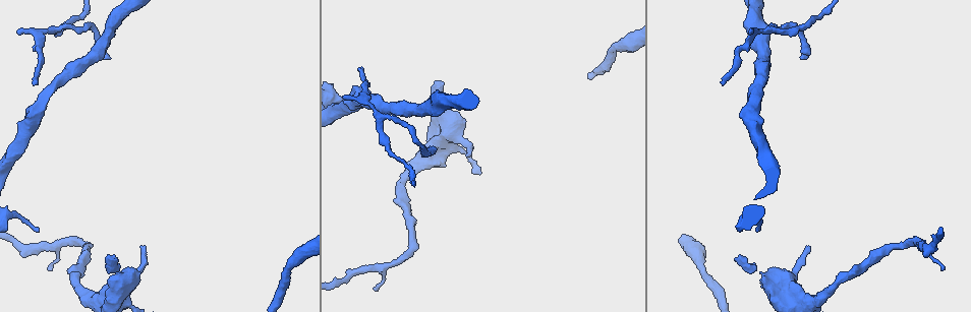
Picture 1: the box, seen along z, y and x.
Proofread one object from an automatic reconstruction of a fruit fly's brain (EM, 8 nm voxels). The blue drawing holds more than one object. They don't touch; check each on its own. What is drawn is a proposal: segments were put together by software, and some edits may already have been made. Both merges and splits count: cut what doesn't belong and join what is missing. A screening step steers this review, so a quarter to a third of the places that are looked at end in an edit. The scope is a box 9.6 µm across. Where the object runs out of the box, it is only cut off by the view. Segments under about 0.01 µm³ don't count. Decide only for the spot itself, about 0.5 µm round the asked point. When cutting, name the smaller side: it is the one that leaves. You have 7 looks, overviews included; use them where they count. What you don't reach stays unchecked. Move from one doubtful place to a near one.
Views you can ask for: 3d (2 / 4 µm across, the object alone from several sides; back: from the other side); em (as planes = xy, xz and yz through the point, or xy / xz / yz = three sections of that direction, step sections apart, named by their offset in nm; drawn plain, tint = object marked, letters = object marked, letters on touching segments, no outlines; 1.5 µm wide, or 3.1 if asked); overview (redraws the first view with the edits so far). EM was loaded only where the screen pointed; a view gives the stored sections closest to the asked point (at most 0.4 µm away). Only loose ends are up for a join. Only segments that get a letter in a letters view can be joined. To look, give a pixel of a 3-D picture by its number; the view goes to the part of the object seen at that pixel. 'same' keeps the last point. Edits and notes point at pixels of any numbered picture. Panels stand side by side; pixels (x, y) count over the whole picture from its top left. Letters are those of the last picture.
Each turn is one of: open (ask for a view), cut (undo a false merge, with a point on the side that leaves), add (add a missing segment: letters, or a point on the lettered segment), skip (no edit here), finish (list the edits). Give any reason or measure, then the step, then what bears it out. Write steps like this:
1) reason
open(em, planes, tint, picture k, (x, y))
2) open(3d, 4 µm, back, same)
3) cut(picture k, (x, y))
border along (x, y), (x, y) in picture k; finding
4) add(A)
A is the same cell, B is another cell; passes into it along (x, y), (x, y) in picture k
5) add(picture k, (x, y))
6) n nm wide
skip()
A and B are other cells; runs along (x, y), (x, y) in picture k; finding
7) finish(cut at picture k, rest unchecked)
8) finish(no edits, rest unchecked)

tapers out
open(3d, 4 µm, back, picture 1, (17, 32))

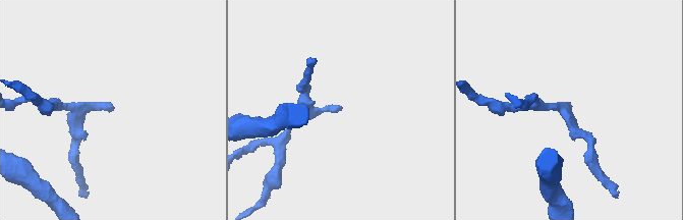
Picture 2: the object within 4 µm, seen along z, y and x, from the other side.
open(em, yz, step 4, letters, picture 2, (111, 108))

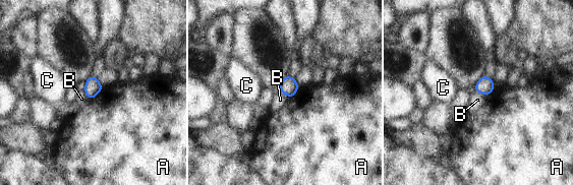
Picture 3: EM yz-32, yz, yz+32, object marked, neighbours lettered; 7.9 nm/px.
A touches over 140 nm
skip()
A, B and C are other cells; border along (103, 87), (91, 100) in picture 3; no lettered segment goes on from it

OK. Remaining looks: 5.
an open end
open(3d, 2 µm, picture 1, (33, 83))

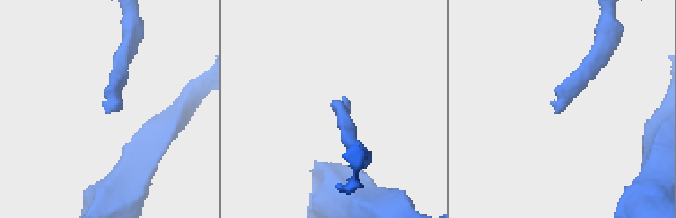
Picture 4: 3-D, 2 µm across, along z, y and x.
shape alone is not enough
open(em, yz, step 4, tint, picture 4, (106, 113))

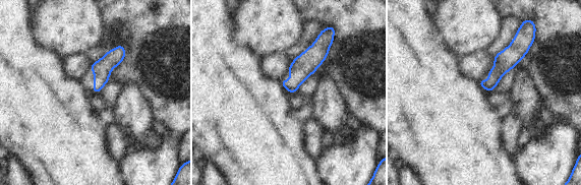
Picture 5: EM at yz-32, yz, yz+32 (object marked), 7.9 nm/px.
cut it another way
open(em, planes, letters, same)

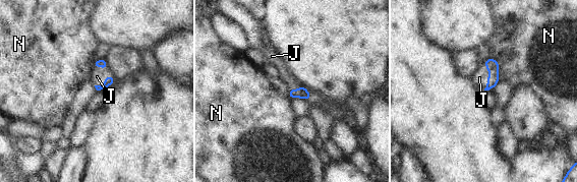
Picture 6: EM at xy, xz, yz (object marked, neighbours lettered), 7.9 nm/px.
add(J)
J is the same cell, N is another cell; passes into it along (493, 66), (488, 76), (479, 77) in picture 6; the cell continues

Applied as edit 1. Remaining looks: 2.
finish(add at picture 6, rest unchecked)

